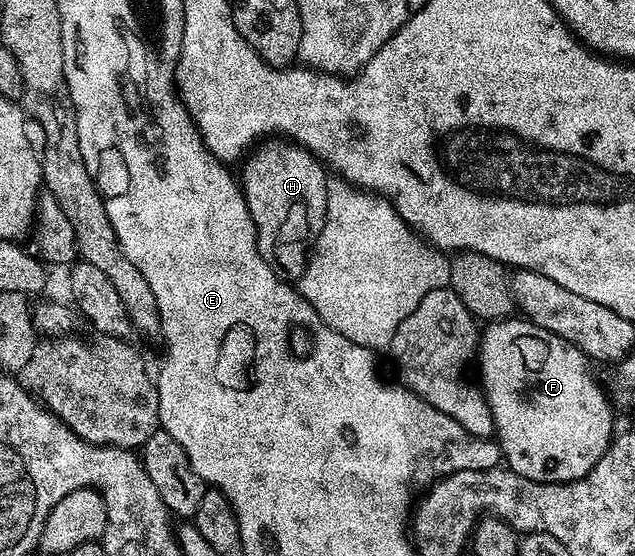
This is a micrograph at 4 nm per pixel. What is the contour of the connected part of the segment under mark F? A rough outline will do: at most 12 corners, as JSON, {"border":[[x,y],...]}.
{"border":[[526,318],[477,368],[510,471],[568,484],[615,416],[592,361]]}

